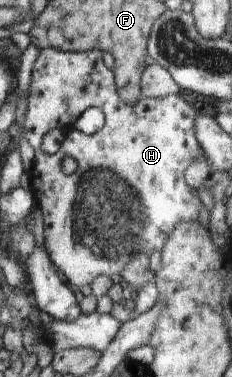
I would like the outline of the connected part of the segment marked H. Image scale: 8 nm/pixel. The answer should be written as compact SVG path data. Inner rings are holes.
M42 48L34 66L32 68L32 77L29 87L29 95L27 97L27 110L25 120L23 121L22 136L26 137L26 141L30 143L35 151L33 166L29 172L29 179L32 187L33 195L36 203L40 208L40 213L43 215L42 223L44 227L44 245L56 269L60 269L68 283L76 285L76 287L84 287L90 285L98 276L118 275L123 267L126 267L126 262L135 254L136 251L142 250L146 255L150 255L154 251L160 251L168 239L169 233L178 222L189 222L197 219L201 205L198 192L193 190L185 180L185 169L196 158L200 157L201 147L194 135L194 120L198 116L198 111L192 104L186 102L181 94L169 95L163 98L144 98L138 100L134 105L128 105L123 102L115 88L115 75L113 70L110 70L102 61L102 52L99 49L91 49L82 52L63 52L54 48ZM86 108L100 108L103 111L105 122L102 129L95 131L92 135L85 134L79 129L76 129L76 120L80 117ZM52 129L60 129L64 133L64 140L58 151L54 154L46 154L42 152L40 144L42 137ZM64 157L72 157L76 160L76 170L67 175L62 171L61 163Z

